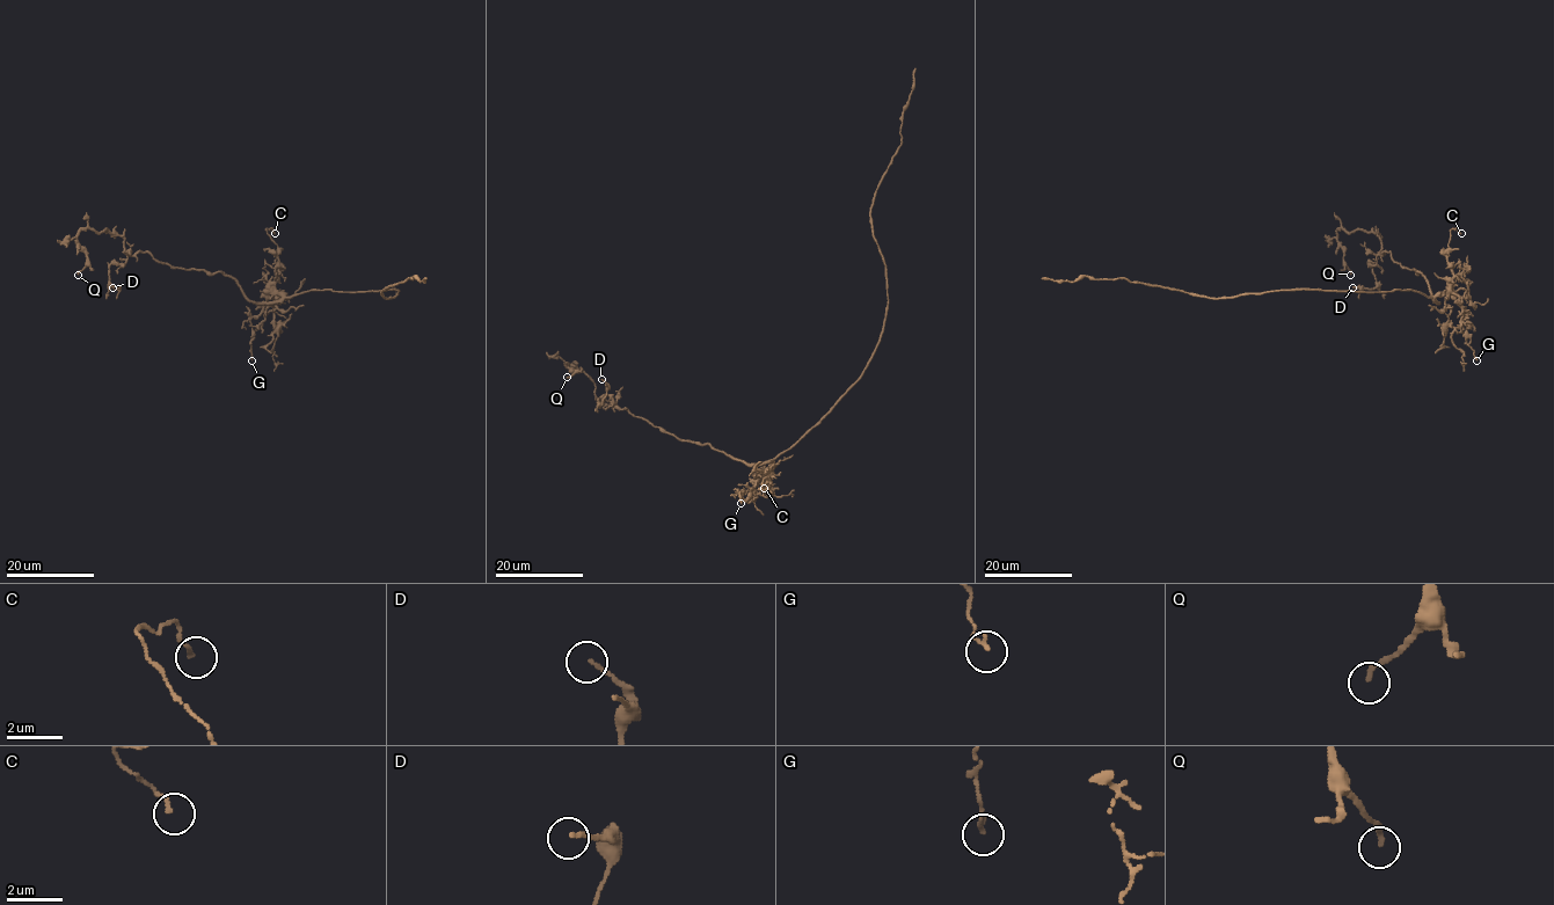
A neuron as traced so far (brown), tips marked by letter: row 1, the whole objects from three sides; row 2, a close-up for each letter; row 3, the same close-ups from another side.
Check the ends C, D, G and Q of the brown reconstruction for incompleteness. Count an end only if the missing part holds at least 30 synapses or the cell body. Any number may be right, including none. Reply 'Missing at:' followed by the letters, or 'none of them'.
Missing at: none of them

